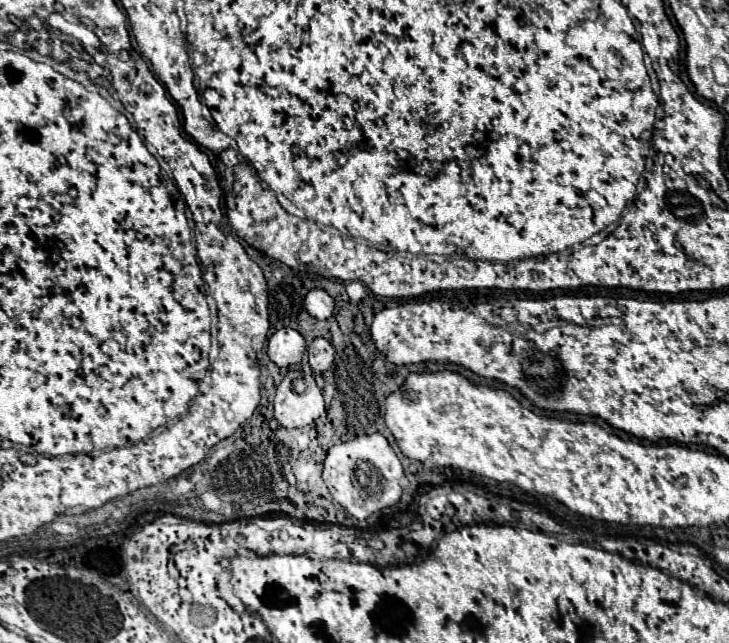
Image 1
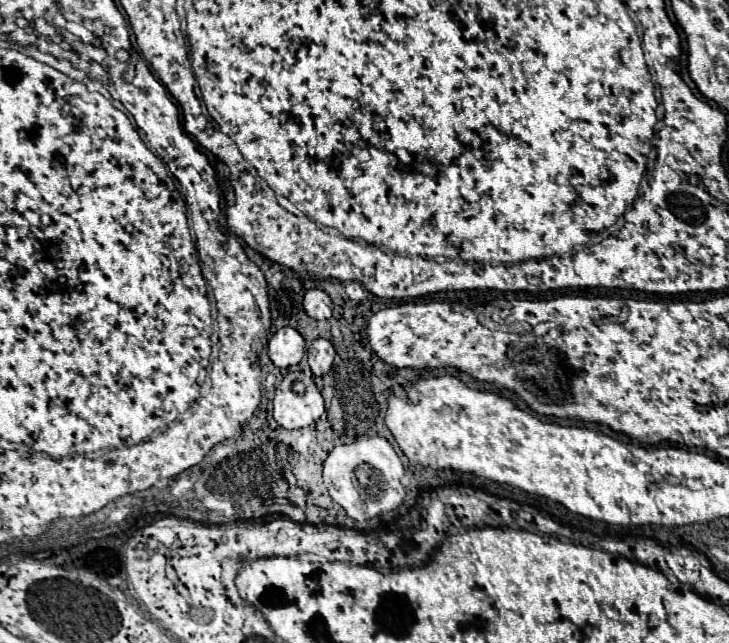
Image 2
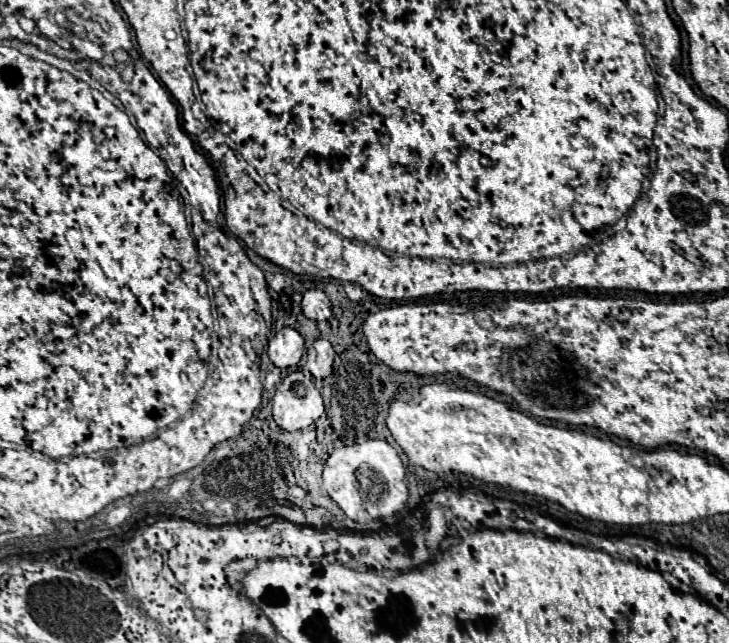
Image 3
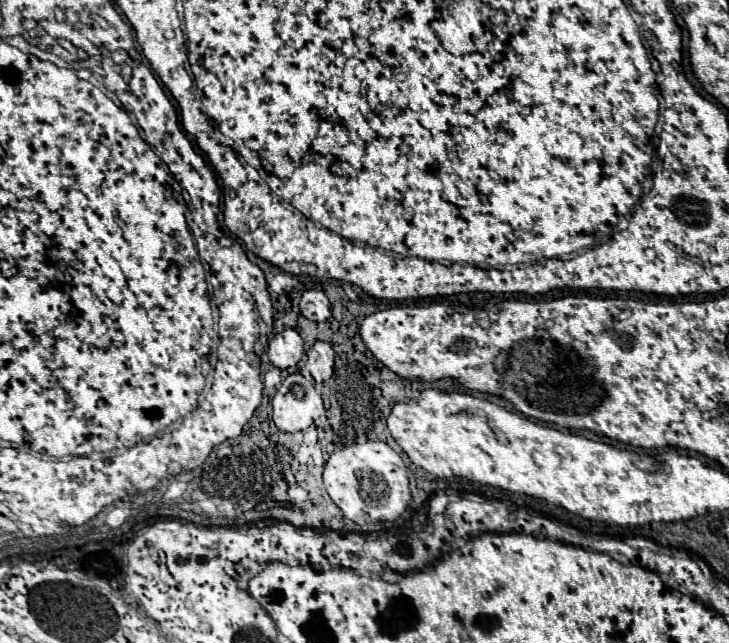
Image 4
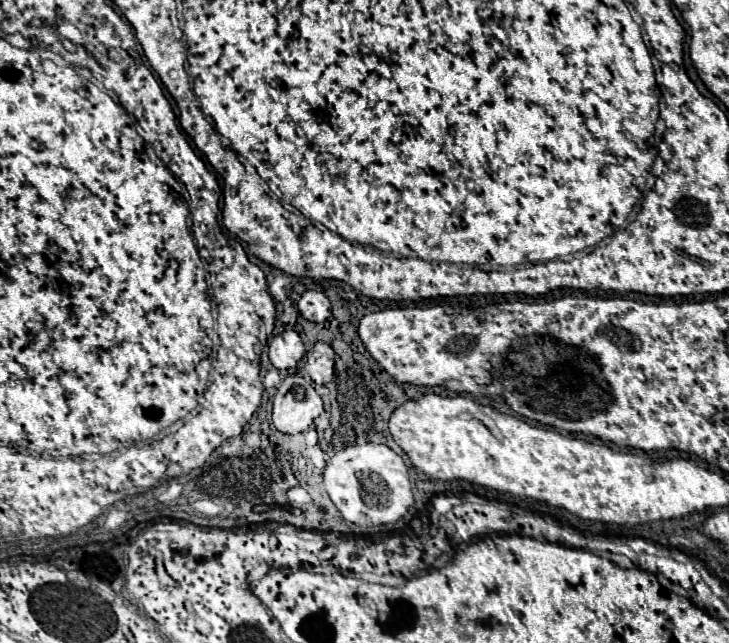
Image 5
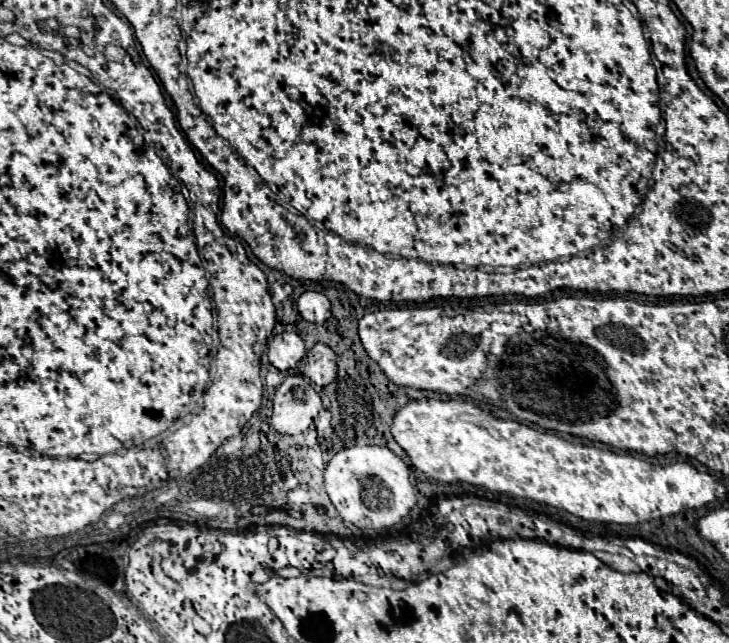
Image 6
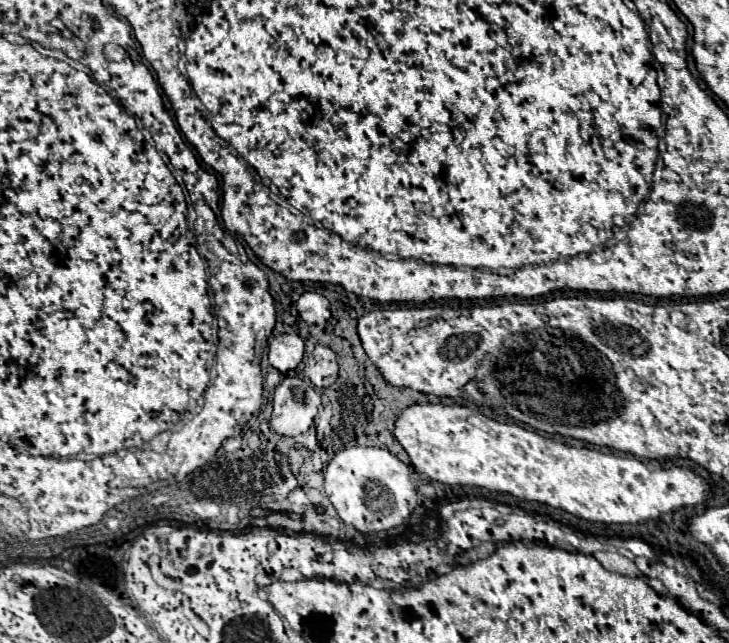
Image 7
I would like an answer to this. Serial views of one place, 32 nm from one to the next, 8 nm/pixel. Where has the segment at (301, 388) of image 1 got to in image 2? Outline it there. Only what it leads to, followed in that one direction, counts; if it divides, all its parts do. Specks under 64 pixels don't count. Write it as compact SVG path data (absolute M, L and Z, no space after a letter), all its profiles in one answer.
M288 372L276 388L274 396L274 420L286 428L304 428L314 424L324 412L324 400L312 376Z

